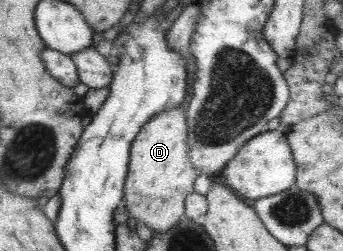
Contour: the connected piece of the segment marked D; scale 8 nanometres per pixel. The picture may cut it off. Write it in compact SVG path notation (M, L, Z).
M180 105L156 113L142 126L130 145L123 186L125 210L128 216L145 224L153 233L168 230L184 216L184 198L193 191L194 179L199 174L189 161L186 119Z

